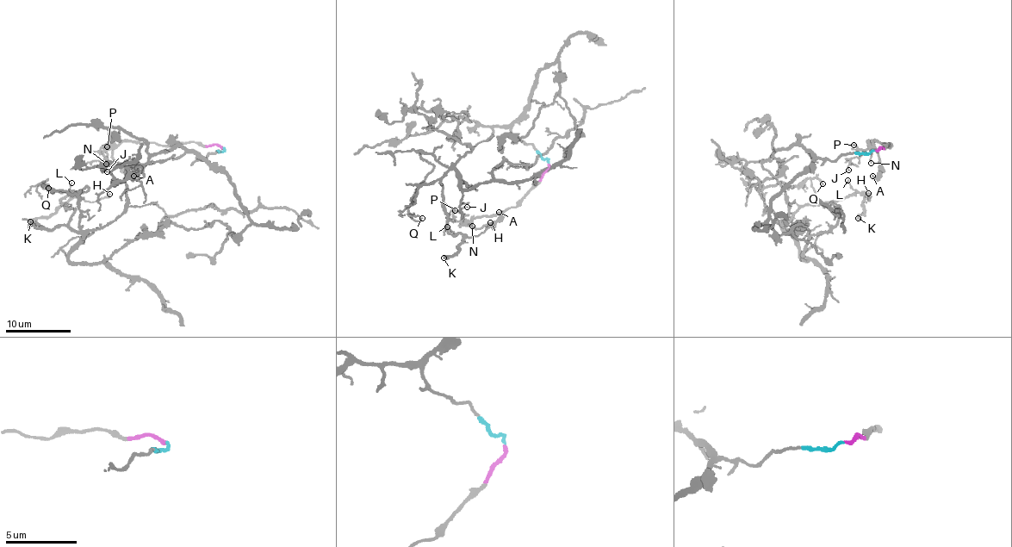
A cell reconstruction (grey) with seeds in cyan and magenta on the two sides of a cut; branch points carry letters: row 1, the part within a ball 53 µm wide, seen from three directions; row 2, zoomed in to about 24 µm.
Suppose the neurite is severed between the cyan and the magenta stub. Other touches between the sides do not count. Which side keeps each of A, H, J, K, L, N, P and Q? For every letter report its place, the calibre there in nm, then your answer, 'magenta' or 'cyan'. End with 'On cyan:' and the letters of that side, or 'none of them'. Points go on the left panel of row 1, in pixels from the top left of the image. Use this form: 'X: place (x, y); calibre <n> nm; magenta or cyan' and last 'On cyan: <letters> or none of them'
A: place (133, 176); calibre 320 nm; magenta
H: place (109, 194); calibre 180 nm; cyan
J: place (107, 171); calibre 130 nm; magenta
K: place (30, 221); calibre 180 nm; cyan
L: place (71, 183); calibre 100 nm; cyan
N: place (106, 164); calibre 110 nm; magenta
P: place (107, 146); calibre 140 nm; magenta
Q: place (48, 188); calibre 110 nm; cyan
On cyan: H, K, L, Q

